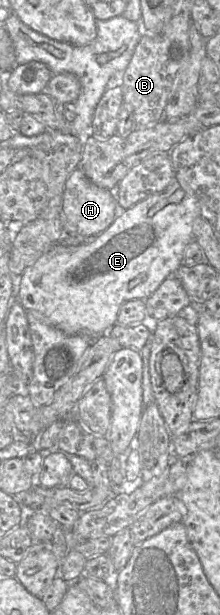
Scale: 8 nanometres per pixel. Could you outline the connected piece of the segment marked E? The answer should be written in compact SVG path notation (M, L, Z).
M173 178L173 182L165 191L152 195L138 202L131 208L121 211L114 222L91 241L73 246L66 246L56 242L33 265L28 267L21 276L19 301L26 310L35 310L41 313L53 326L65 334L83 334L92 339L96 339L116 324L119 310L125 302L130 300L146 300L157 290L166 278L172 276L179 266L182 265L185 248L194 239L193 222L198 216L204 213L200 201L195 196L189 195L180 187L177 180Z

